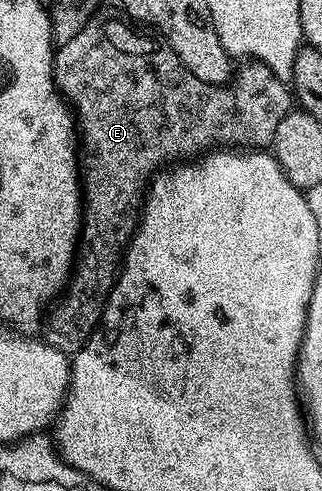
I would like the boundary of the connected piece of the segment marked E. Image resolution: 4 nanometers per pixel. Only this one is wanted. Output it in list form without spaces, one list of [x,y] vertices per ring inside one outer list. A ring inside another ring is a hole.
[[[114,16],[107,20],[89,19],[74,37],[59,43],[54,54],[54,87],[72,109],[80,137],[80,187],[84,201],[78,251],[70,279],[60,296],[62,304],[55,303],[48,312],[49,339],[55,348],[63,350],[81,348],[102,321],[106,300],[140,223],[144,193],[155,173],[171,162],[205,154],[215,145],[265,149],[273,145],[276,126],[292,111],[292,92],[287,81],[276,78],[268,66],[246,62],[229,84],[200,82],[165,40],[135,26],[129,19],[121,19]]]

